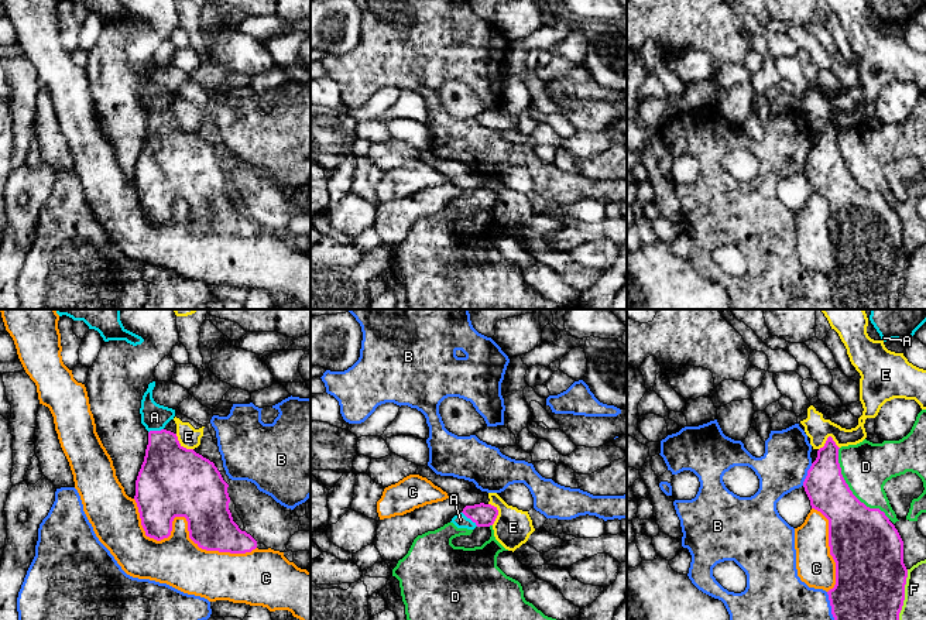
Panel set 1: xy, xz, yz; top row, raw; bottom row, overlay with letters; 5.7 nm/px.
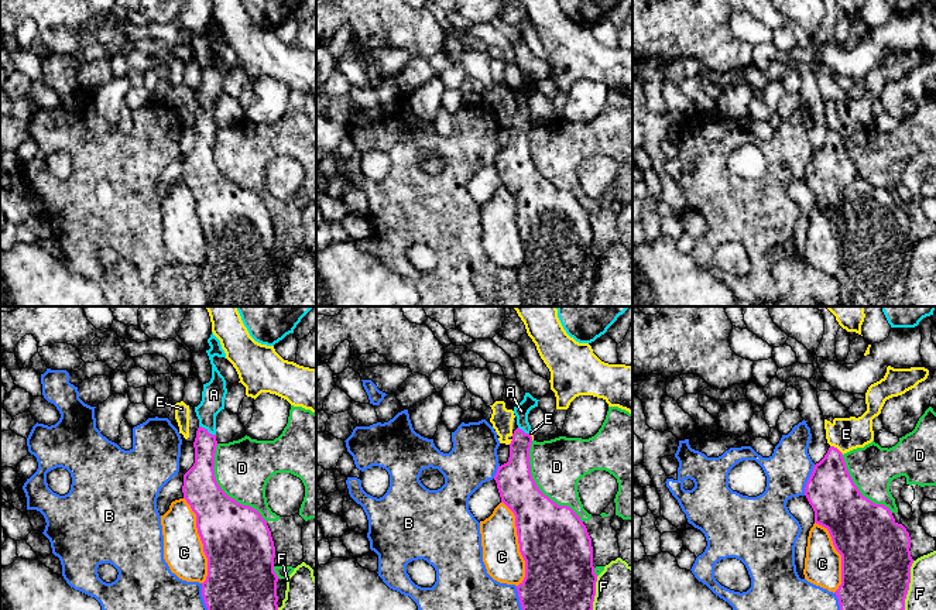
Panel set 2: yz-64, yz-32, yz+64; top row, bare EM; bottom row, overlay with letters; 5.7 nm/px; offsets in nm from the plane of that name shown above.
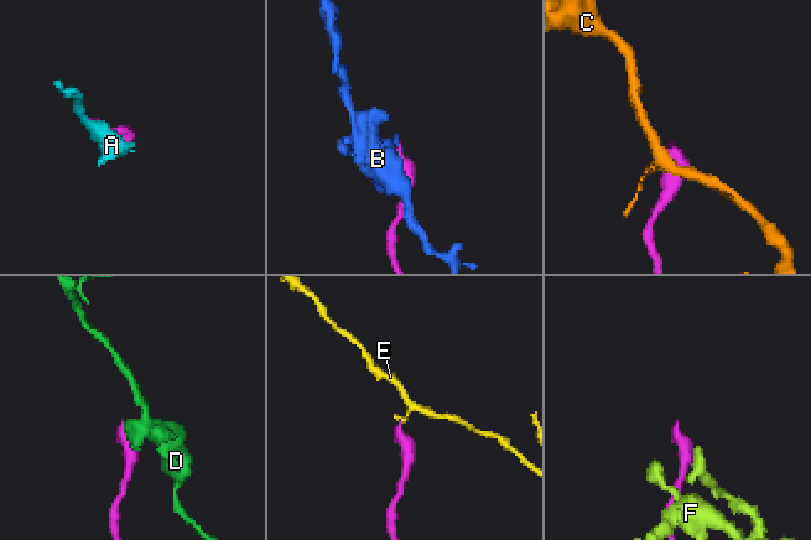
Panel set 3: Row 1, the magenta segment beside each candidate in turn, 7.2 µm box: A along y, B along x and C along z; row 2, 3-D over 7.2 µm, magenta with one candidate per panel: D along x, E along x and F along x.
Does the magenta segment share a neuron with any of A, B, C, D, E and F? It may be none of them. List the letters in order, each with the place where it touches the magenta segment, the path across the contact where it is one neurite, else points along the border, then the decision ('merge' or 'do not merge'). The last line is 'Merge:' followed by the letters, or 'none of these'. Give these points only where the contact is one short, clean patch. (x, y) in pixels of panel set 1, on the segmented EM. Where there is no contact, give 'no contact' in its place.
A: xz (470, 519) | across xz (483, 514), (470, 519), (460, 520) | merge
B: yz (808, 475) | do not merge
C: xy (185, 517) | do not merge
D: yz (849, 489) | do not merge
E: yz (827, 438) | along yz (839, 446), (829, 437), (819, 449) | do not merge
F: yz (904, 595) | do not merge
Merge: A

